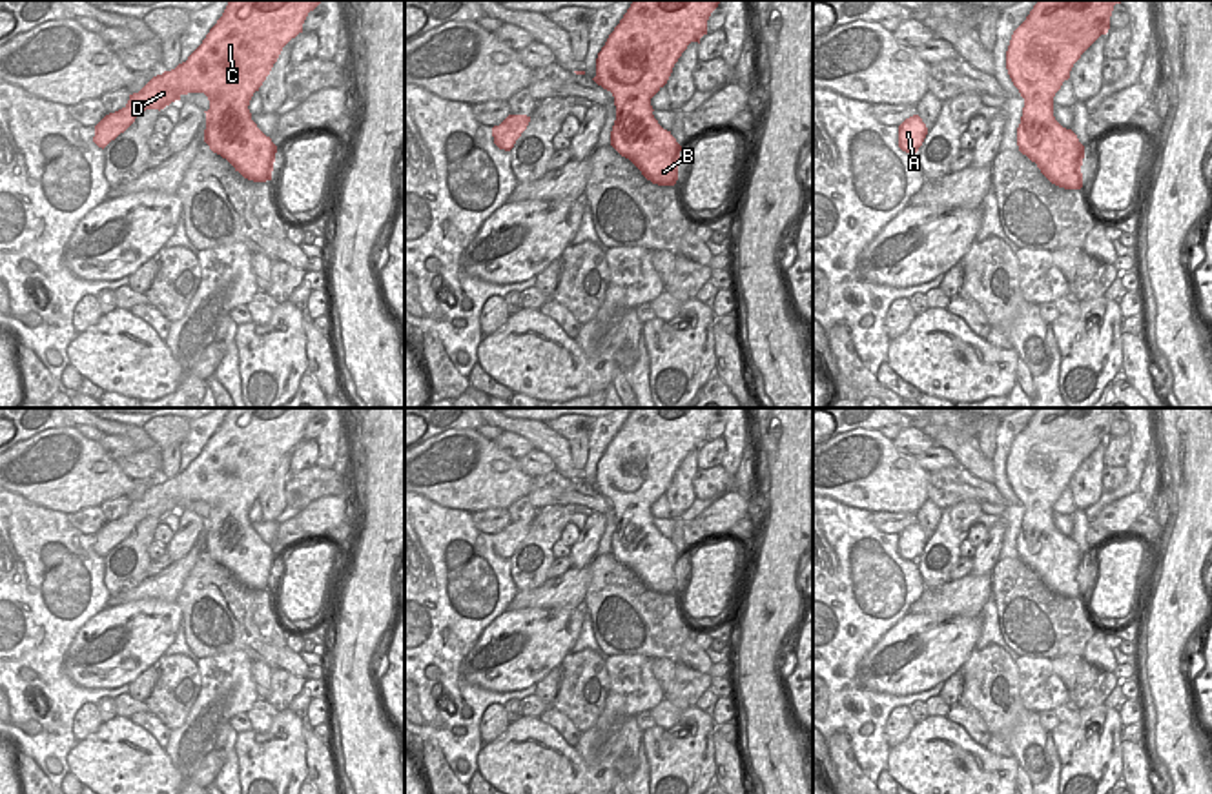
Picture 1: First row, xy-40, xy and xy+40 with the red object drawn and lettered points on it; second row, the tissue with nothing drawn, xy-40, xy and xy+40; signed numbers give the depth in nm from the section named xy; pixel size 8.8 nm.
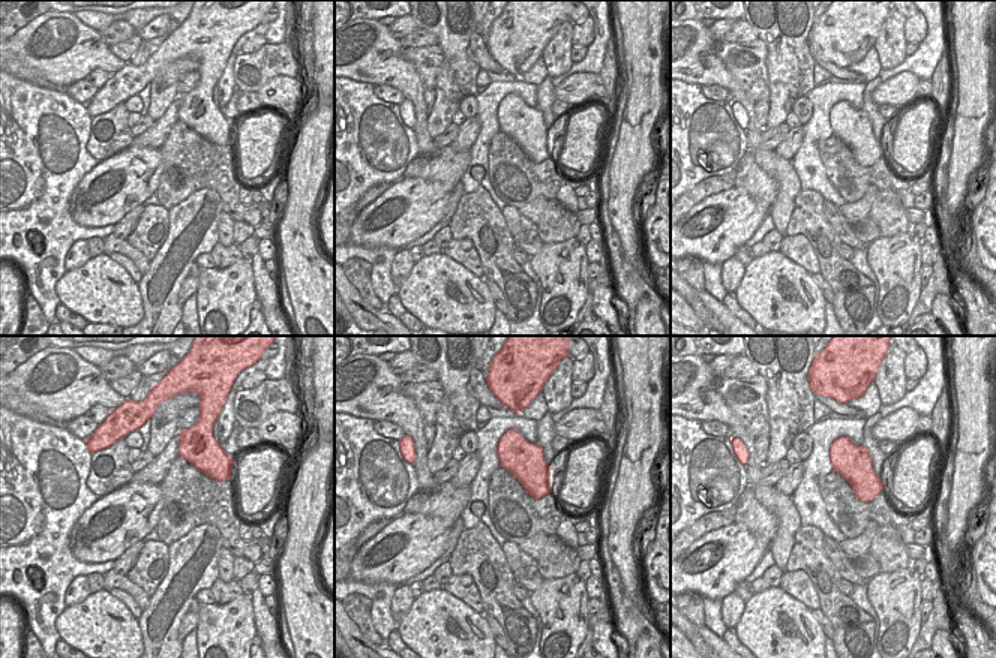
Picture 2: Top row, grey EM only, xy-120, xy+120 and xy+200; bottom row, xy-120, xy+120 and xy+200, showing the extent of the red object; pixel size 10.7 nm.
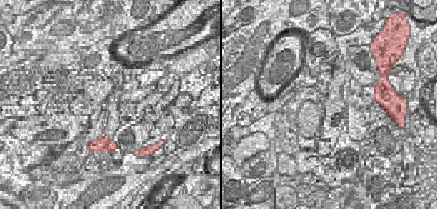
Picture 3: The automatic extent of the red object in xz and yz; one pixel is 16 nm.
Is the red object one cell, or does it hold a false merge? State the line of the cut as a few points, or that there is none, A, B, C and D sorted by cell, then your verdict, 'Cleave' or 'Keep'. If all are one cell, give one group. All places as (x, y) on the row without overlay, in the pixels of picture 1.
No split. Groups: A B C D. Keep

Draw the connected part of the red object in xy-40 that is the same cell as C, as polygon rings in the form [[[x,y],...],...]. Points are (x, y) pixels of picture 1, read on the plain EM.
[[[230,408],[222,424],[210,437],[202,452],[171,479],[153,484],[128,512],[106,523],[95,534],[93,550],[106,555],[124,541],[146,517],[164,517],[188,501],[204,501],[210,508],[204,550],[226,566],[235,579],[253,590],[272,588],[277,554],[252,528],[248,517],[255,499],[262,494],[282,455],[303,441],[303,432],[321,408]]]

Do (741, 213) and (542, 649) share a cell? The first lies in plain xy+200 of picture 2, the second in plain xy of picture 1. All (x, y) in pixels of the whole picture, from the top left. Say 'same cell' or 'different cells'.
same cell

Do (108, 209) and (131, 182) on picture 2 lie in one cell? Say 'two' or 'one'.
one

